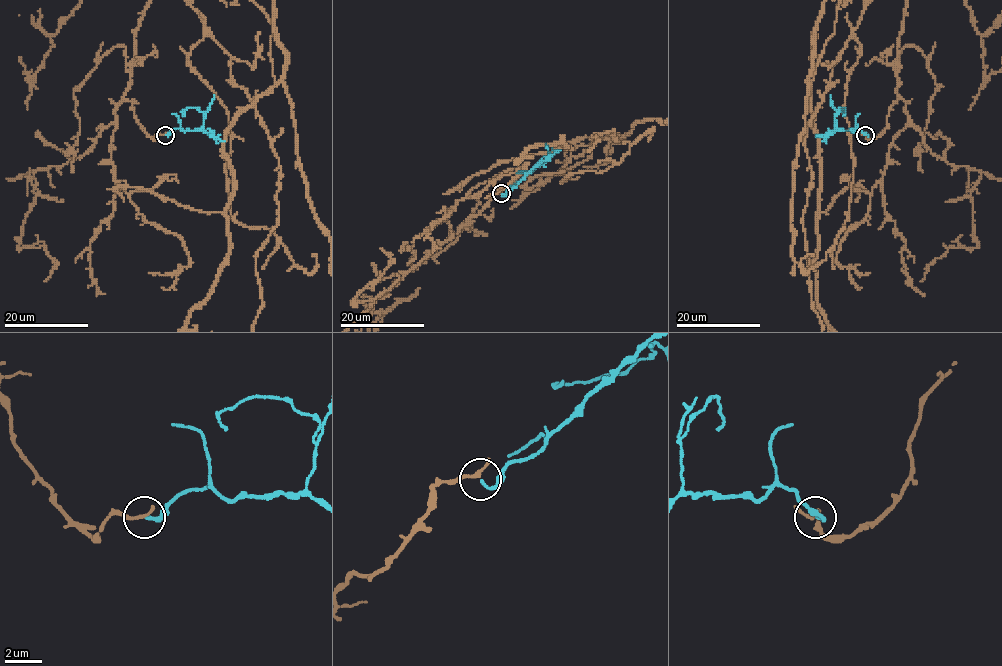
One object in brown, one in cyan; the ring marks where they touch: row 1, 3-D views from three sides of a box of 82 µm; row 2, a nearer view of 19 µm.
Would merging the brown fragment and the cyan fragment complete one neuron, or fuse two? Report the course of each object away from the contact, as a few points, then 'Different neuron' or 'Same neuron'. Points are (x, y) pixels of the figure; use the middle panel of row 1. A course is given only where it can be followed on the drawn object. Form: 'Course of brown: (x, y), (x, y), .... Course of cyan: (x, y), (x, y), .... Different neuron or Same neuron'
Course of cyan: (501, 193), (503, 195), (540, 163), (533, 169), (520, 171). Same neuron

